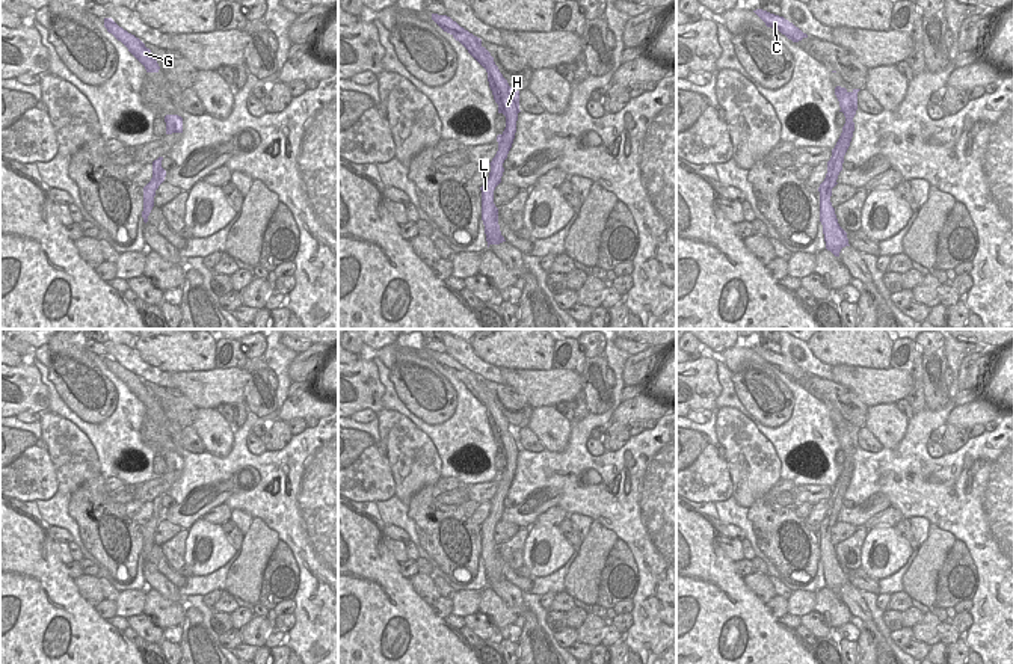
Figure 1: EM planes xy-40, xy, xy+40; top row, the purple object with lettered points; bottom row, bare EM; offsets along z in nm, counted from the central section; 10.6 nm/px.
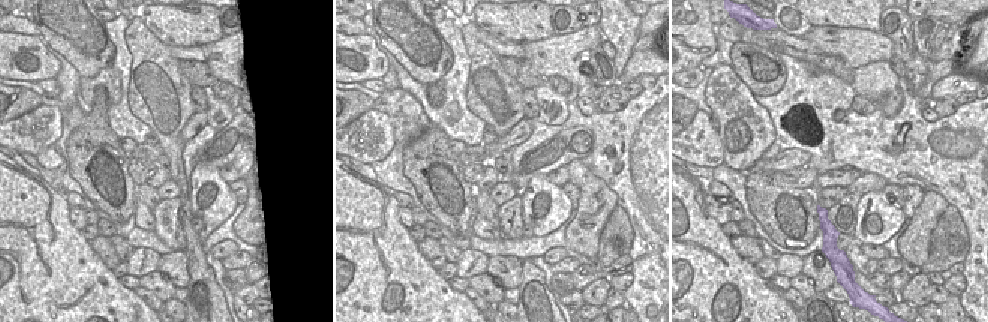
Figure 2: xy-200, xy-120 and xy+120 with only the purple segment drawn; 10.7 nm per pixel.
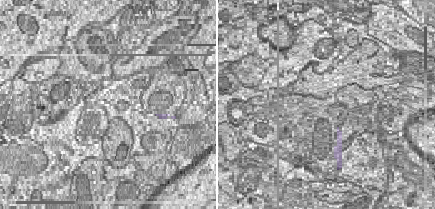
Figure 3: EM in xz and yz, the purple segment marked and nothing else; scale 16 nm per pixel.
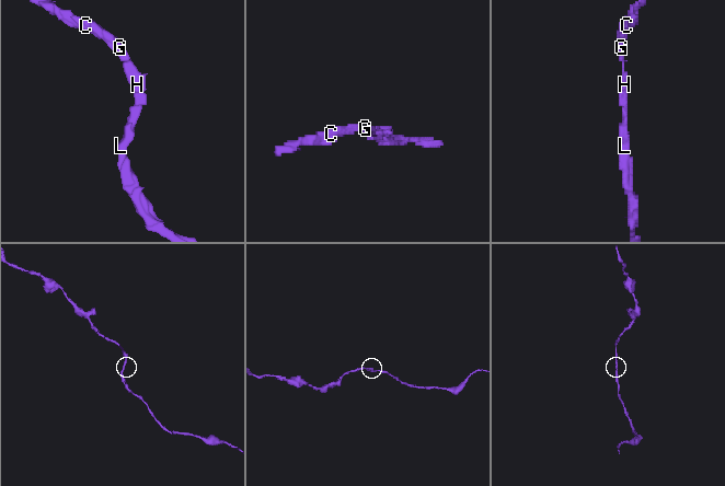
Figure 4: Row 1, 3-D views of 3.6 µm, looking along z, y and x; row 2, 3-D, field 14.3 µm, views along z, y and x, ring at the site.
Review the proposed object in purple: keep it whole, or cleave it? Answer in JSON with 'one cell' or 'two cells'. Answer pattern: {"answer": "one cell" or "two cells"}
{"answer": "one cell"}

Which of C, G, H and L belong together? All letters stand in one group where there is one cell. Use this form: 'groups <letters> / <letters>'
groups C G H L

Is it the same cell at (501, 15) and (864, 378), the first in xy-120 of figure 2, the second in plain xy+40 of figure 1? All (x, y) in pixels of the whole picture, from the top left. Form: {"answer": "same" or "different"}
{"answer": "different"}

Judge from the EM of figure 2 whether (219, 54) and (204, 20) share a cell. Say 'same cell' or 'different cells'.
different cells

